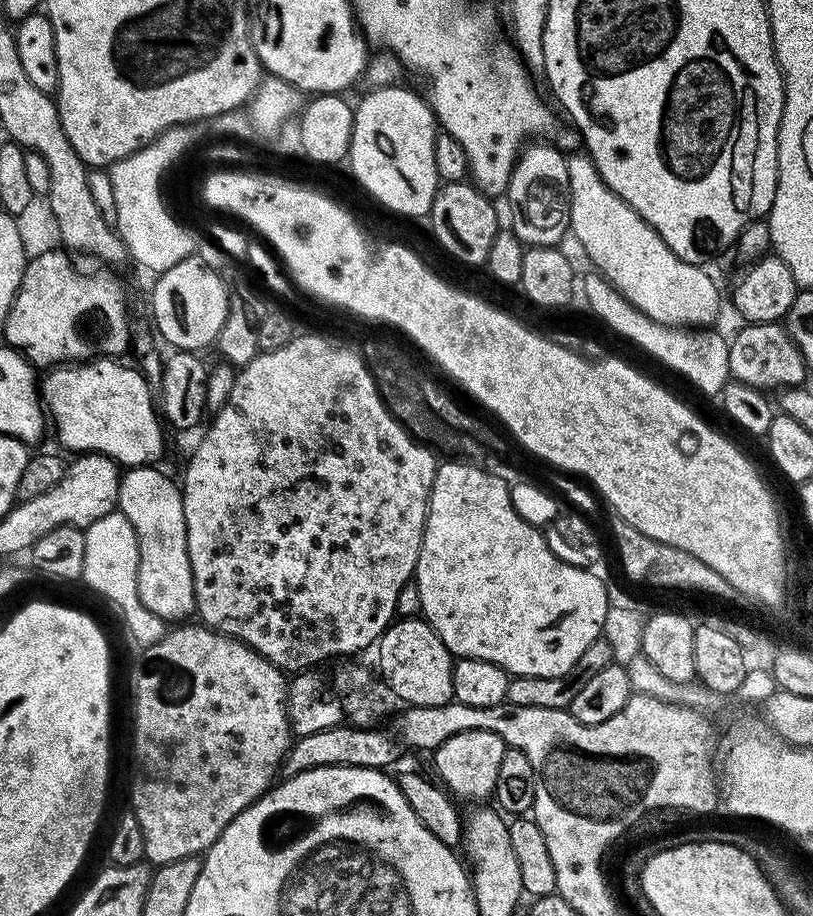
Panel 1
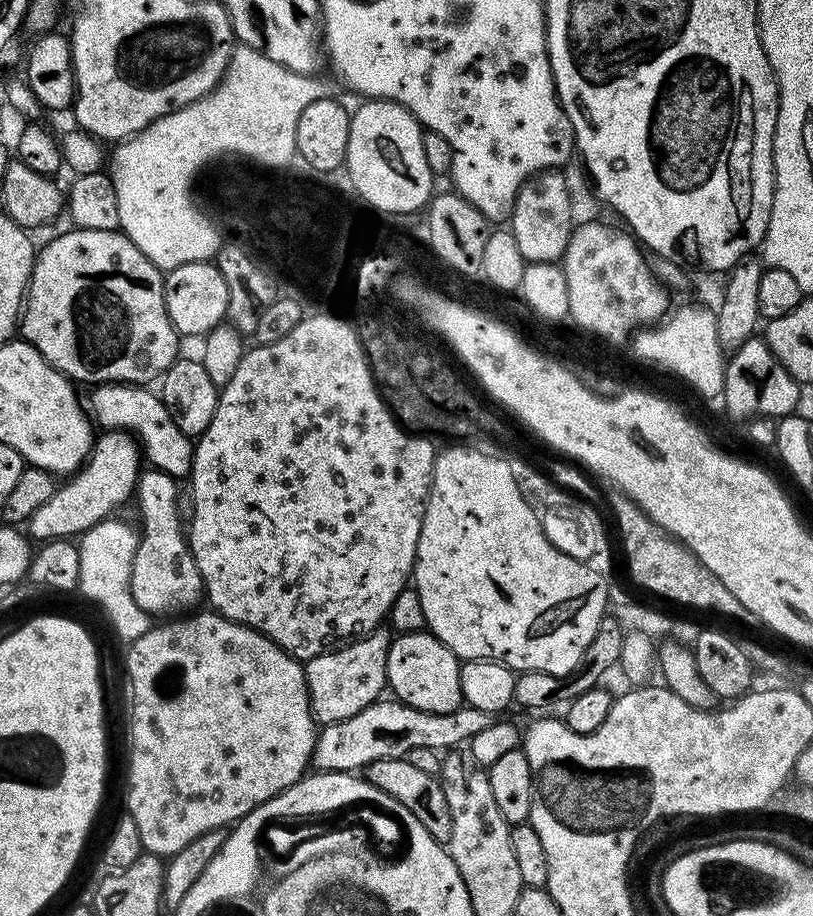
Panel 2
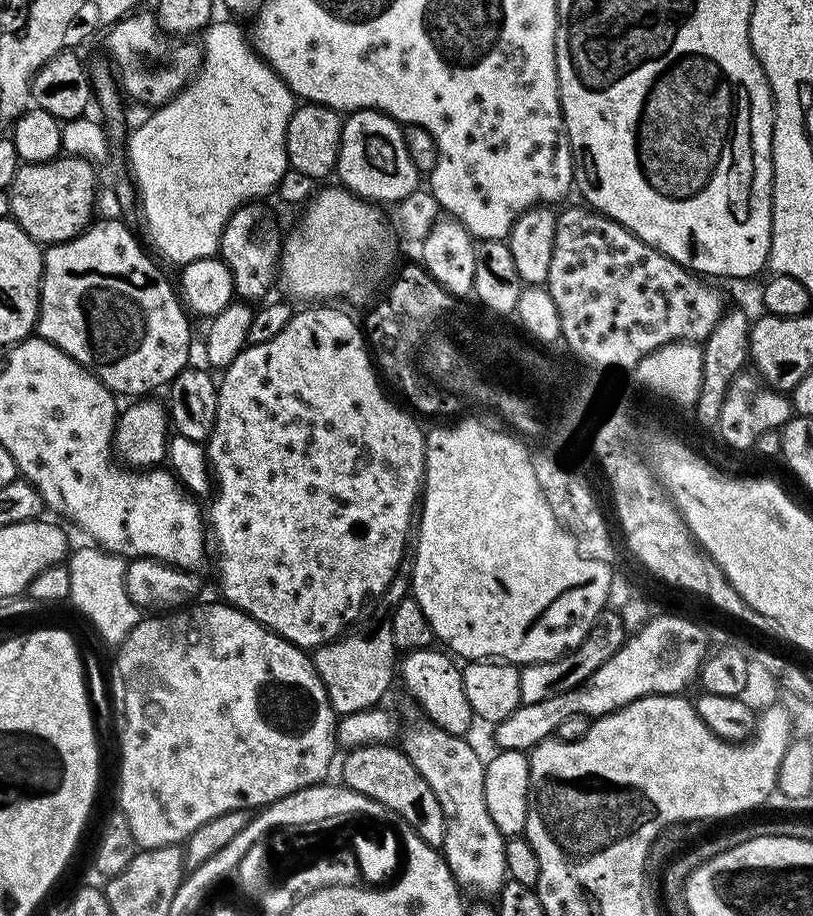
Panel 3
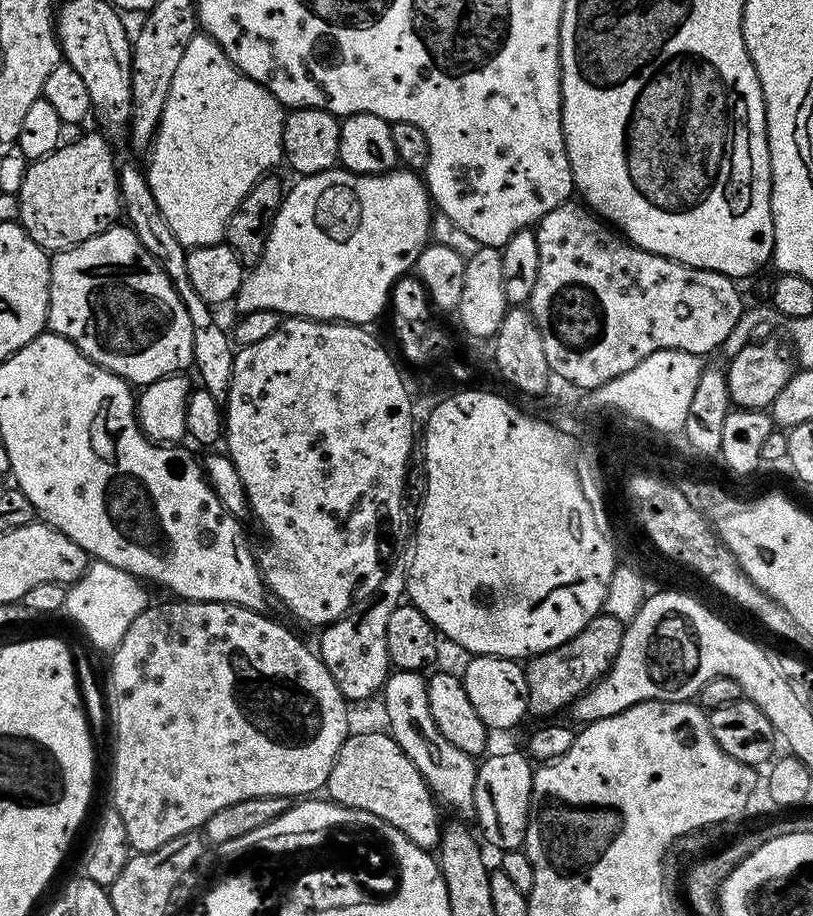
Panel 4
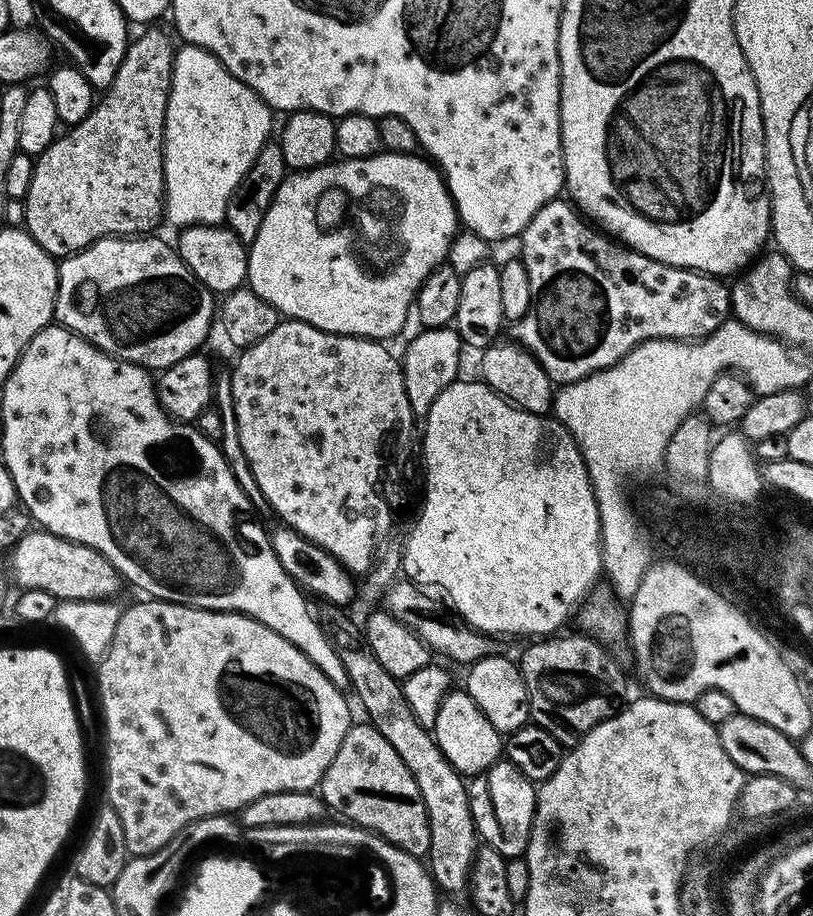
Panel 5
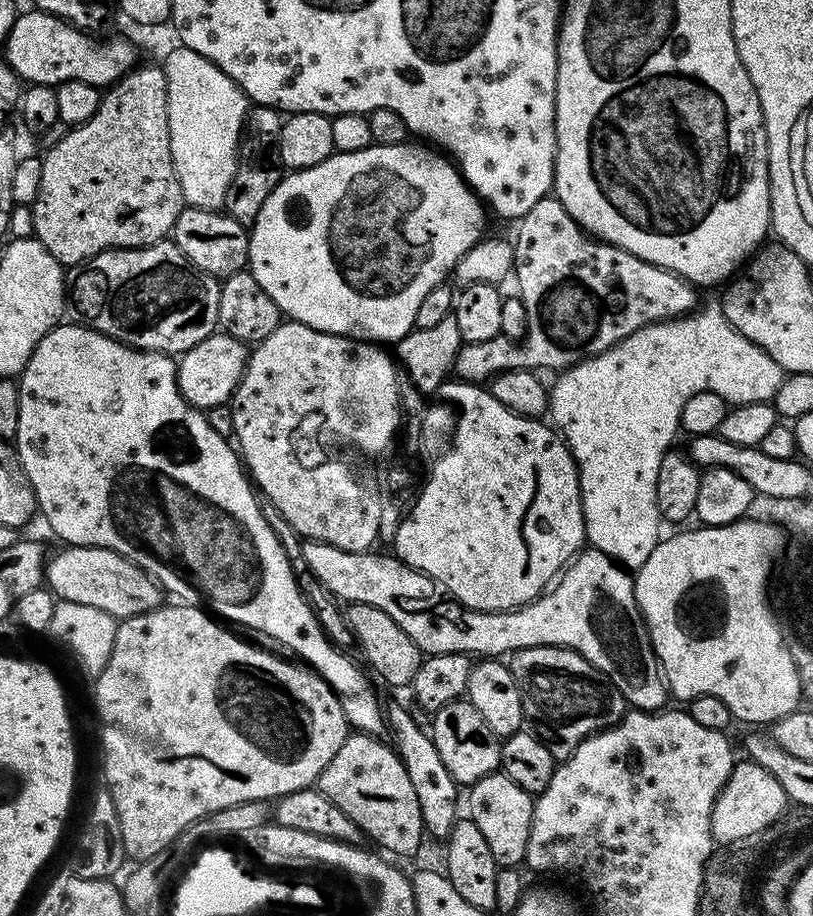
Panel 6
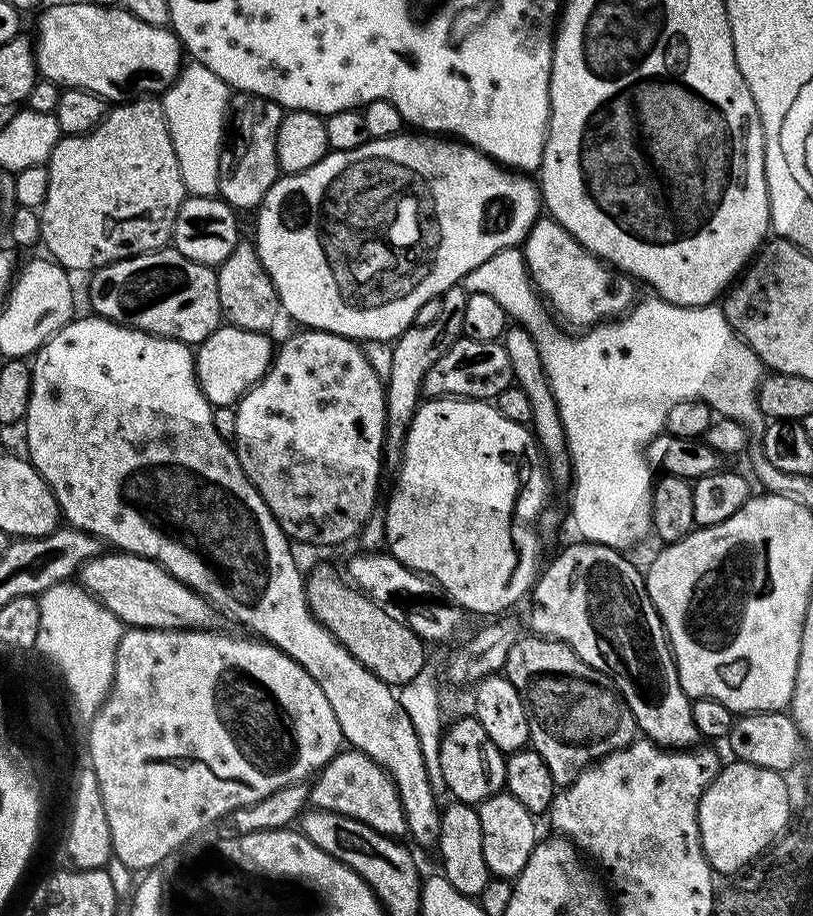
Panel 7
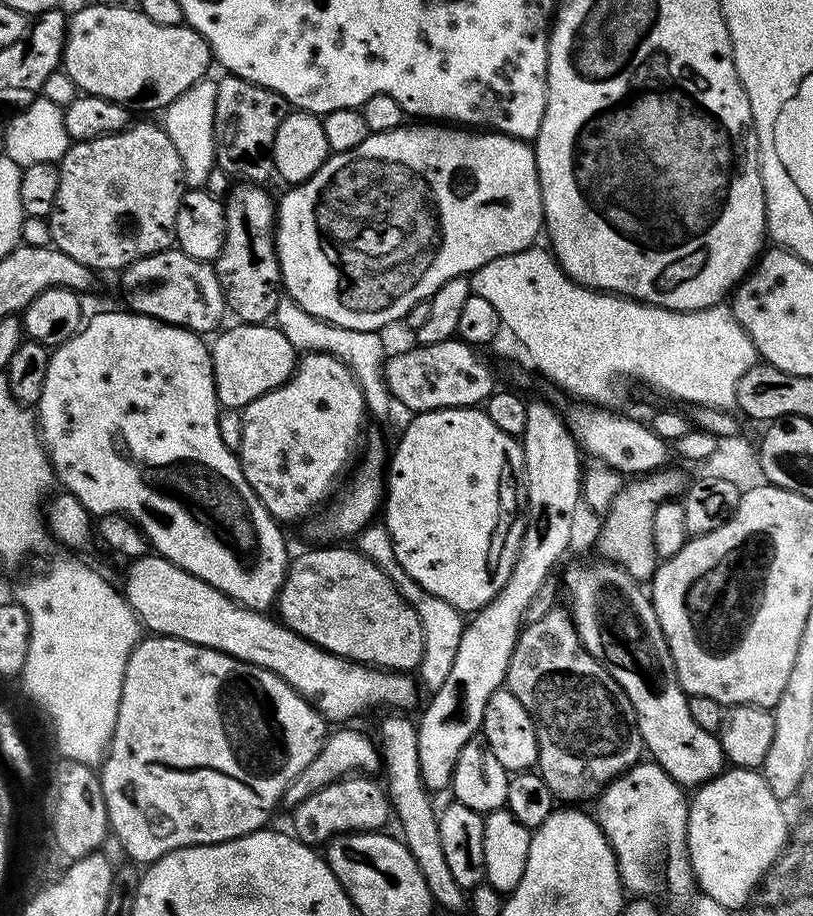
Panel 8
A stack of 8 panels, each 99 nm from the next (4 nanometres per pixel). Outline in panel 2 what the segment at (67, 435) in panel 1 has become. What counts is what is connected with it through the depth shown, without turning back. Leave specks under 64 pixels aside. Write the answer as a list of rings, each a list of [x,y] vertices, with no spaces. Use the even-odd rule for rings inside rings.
[[[101,384],[93,387],[90,416],[101,429],[131,432],[140,441],[142,456],[153,469],[173,478],[187,477],[192,470],[193,437],[178,430],[170,410],[155,391],[134,384]]]

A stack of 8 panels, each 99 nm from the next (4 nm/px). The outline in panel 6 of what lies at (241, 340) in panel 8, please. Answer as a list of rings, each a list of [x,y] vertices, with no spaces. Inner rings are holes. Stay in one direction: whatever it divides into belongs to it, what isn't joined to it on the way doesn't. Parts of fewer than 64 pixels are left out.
[[[222,330],[202,338],[198,346],[186,350],[179,357],[176,366],[176,381],[182,398],[195,408],[207,410],[219,404],[228,404],[236,393],[244,377],[244,368],[248,364],[249,349],[238,338],[228,336]]]

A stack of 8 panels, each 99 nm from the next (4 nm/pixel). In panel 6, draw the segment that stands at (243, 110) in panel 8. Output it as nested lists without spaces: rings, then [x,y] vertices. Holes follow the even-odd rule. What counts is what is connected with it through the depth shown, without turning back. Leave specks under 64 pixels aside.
[[[261,104],[255,105],[246,117],[246,131],[238,149],[242,159],[226,190],[226,198],[222,205],[223,211],[235,218],[239,224],[250,226],[256,221],[258,210],[262,210],[262,202],[266,202],[274,186],[278,186],[278,182],[282,179],[282,165],[276,149],[281,123],[281,113]]]

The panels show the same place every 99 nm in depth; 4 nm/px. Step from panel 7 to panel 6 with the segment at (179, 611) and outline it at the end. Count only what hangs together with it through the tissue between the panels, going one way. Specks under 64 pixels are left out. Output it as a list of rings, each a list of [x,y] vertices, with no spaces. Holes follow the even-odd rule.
[[[61,547],[56,557],[46,564],[46,584],[60,602],[74,602],[82,606],[94,606],[106,614],[123,618],[152,612],[161,607],[162,589],[150,579],[138,565],[109,548]]]

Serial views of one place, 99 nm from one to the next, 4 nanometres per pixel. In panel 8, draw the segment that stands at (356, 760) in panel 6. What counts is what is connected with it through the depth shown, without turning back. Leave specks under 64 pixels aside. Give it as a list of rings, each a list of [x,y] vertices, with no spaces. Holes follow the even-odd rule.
[[[353,774],[344,777],[336,784],[326,785],[322,790],[318,790],[318,794],[310,794],[310,798],[306,798],[306,802],[291,809],[290,816],[292,816],[293,828],[291,831],[294,833],[295,839],[304,844],[324,846],[333,836],[343,836],[345,832],[375,832],[383,829],[388,816],[390,820],[390,801],[387,791],[381,785],[379,788],[372,780],[375,779],[368,774]]]

